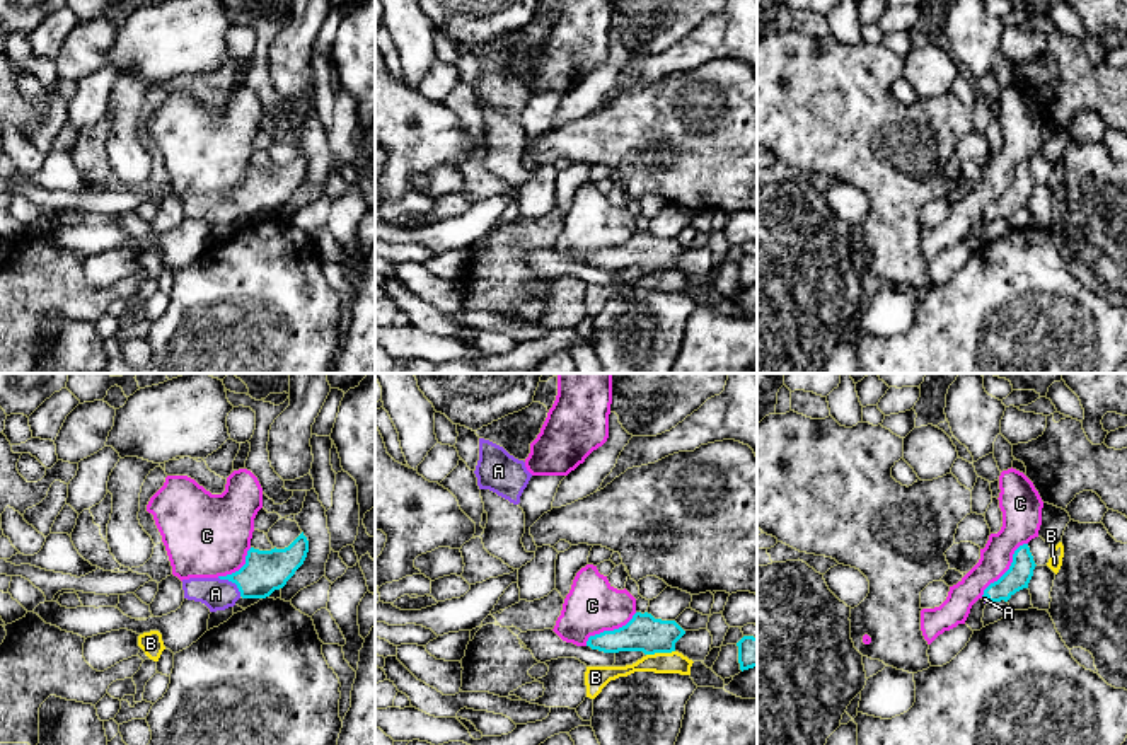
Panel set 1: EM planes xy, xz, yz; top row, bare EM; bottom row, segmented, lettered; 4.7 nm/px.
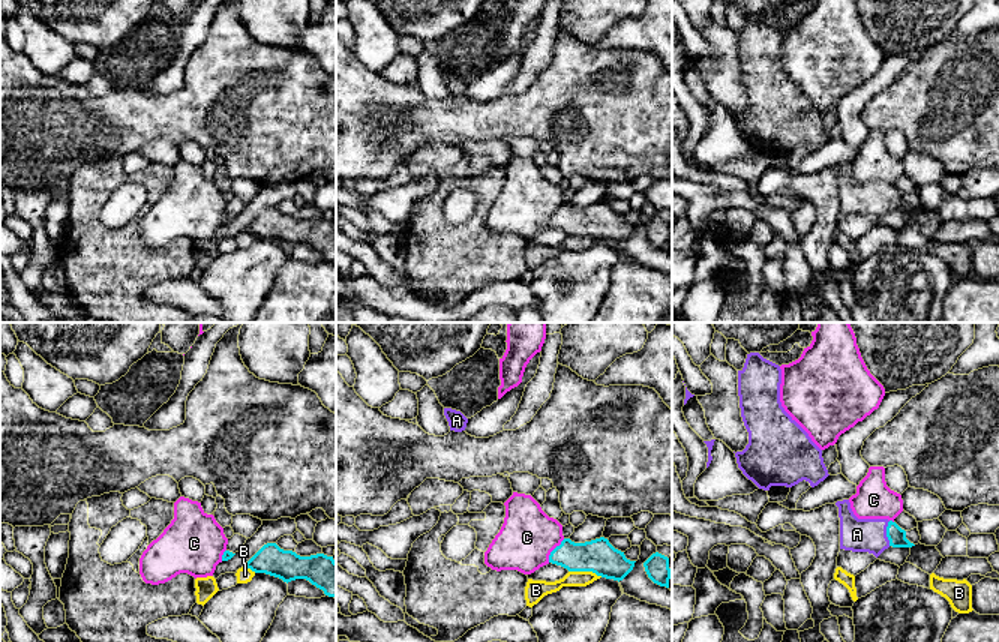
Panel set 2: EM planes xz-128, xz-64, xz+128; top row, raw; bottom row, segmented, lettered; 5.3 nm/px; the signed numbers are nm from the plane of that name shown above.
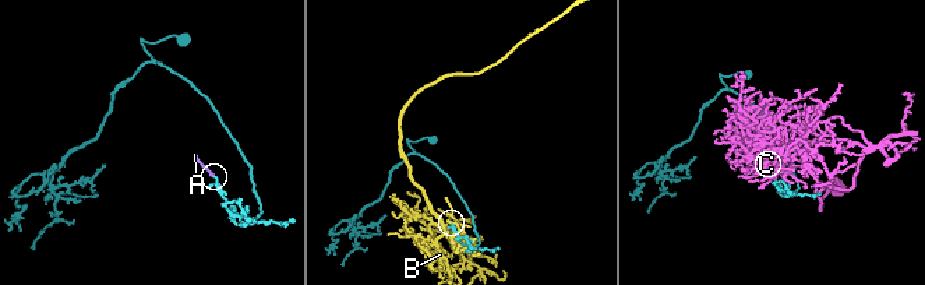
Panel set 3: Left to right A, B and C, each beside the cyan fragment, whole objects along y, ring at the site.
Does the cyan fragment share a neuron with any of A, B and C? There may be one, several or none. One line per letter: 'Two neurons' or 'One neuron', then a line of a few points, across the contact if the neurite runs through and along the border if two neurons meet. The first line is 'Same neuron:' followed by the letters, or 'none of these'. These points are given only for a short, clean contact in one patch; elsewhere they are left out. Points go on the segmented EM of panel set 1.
Same neuron: A
A: One neuron. Line: xy (265, 571), (251, 582), (232, 582), (220, 594), (215, 594)
B: Two neurons. Line: xz (674, 650), (647, 655)
C: Two neurons. Line: yz (1027, 542), (1015, 551), (1011, 565), (981, 595)

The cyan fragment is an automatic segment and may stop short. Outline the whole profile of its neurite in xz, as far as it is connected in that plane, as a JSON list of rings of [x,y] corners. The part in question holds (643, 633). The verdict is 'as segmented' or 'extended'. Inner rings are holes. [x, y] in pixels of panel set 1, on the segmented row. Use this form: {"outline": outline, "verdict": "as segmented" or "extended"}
{"outline": [[[636,612],[626,626],[590,636],[587,646],[604,653],[672,653],[684,634],[685,631],[675,621],[662,621],[648,612]]], "verdict": "as segmented"}

